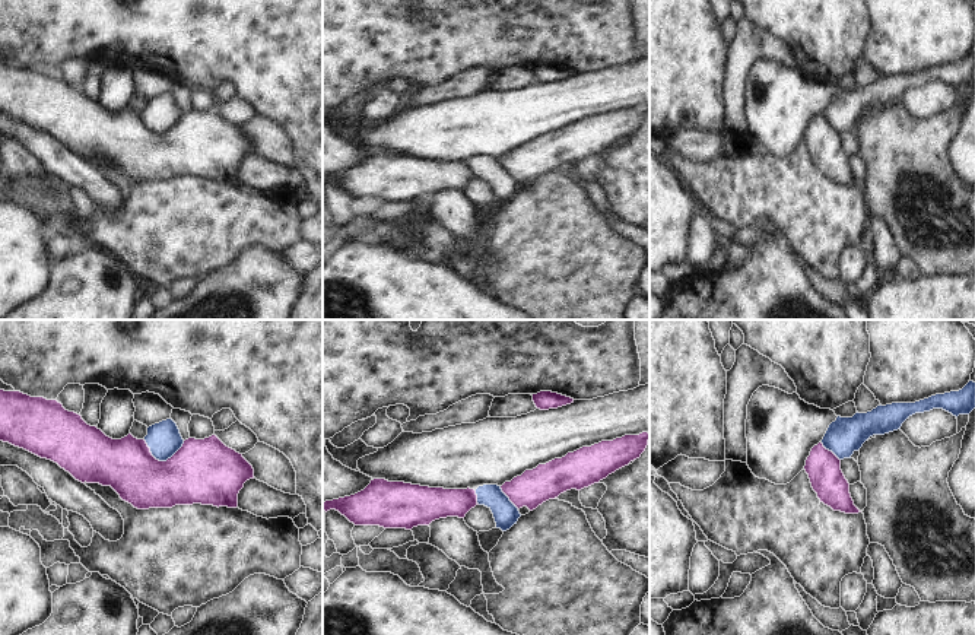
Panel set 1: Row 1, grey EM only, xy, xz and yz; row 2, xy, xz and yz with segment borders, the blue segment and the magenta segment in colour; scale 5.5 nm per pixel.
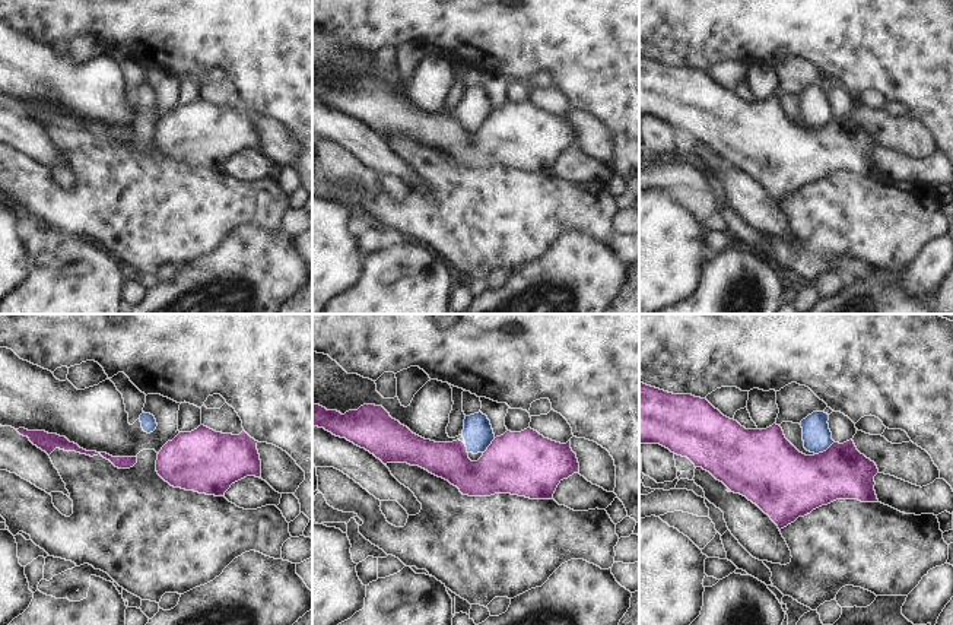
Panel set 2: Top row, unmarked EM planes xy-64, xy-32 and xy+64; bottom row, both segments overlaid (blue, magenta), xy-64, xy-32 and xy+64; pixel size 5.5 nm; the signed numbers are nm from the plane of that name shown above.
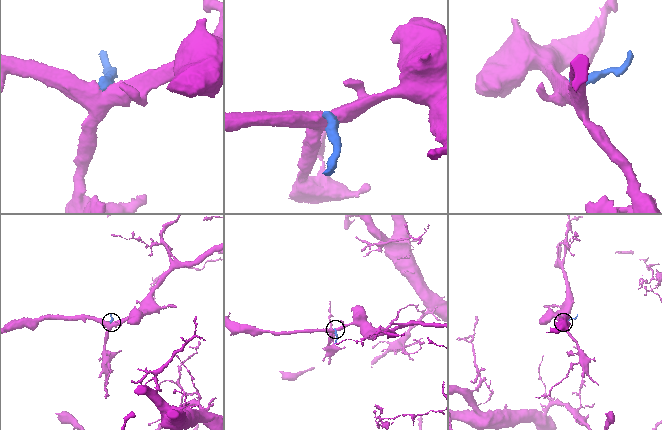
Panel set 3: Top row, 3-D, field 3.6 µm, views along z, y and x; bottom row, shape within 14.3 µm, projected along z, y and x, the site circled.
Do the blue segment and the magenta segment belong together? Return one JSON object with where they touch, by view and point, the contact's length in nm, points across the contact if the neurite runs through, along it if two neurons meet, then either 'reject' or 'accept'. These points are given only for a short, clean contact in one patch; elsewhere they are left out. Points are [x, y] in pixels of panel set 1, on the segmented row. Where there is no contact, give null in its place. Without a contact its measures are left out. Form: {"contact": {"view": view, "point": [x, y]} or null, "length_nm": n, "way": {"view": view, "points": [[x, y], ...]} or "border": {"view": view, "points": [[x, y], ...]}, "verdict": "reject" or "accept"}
{"contact": {"view": "xy", "point": [162, 460]}, "length_nm": 240, "border": {"view": "xy", "points": [[143, 440], [149, 451], [159, 460], [167, 460], [184, 441]]}, "verdict": "reject"}

